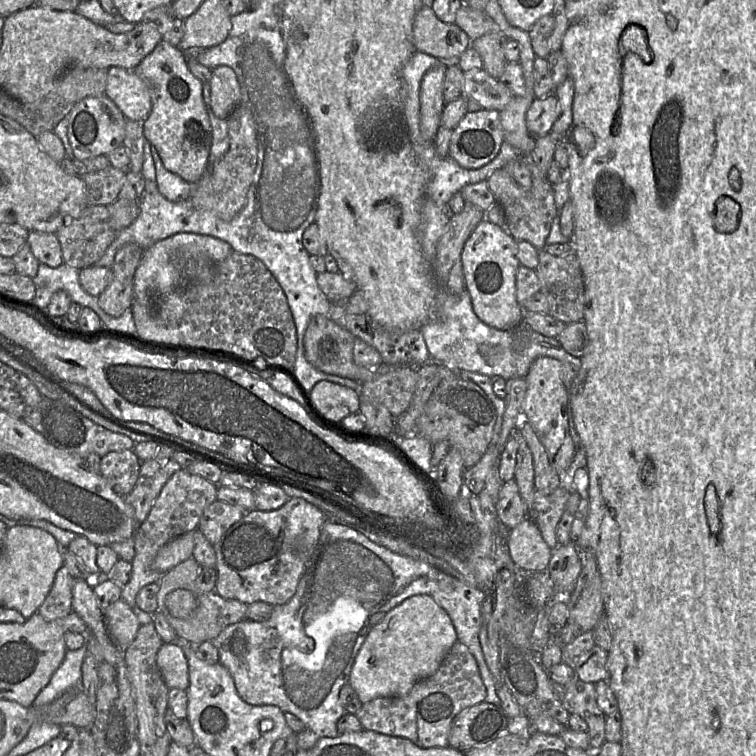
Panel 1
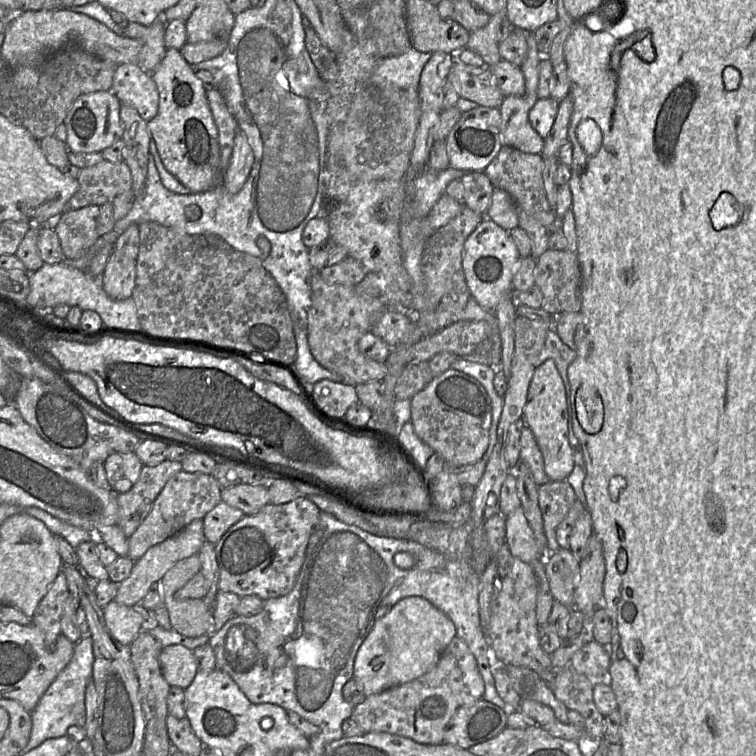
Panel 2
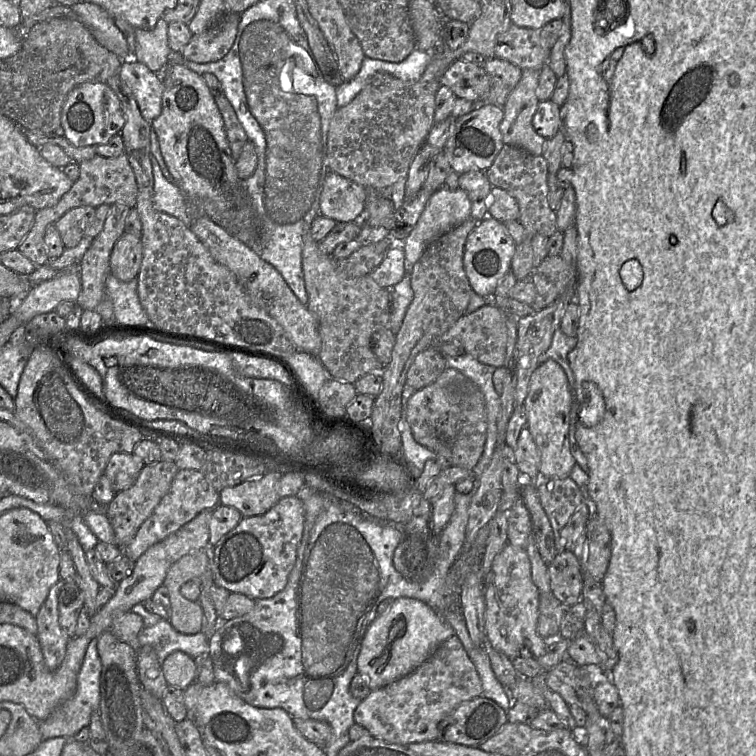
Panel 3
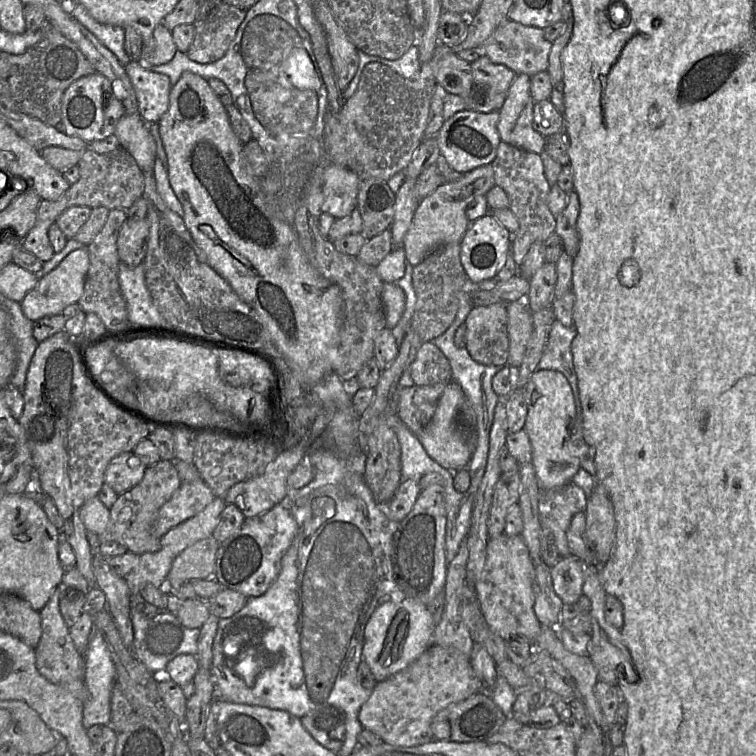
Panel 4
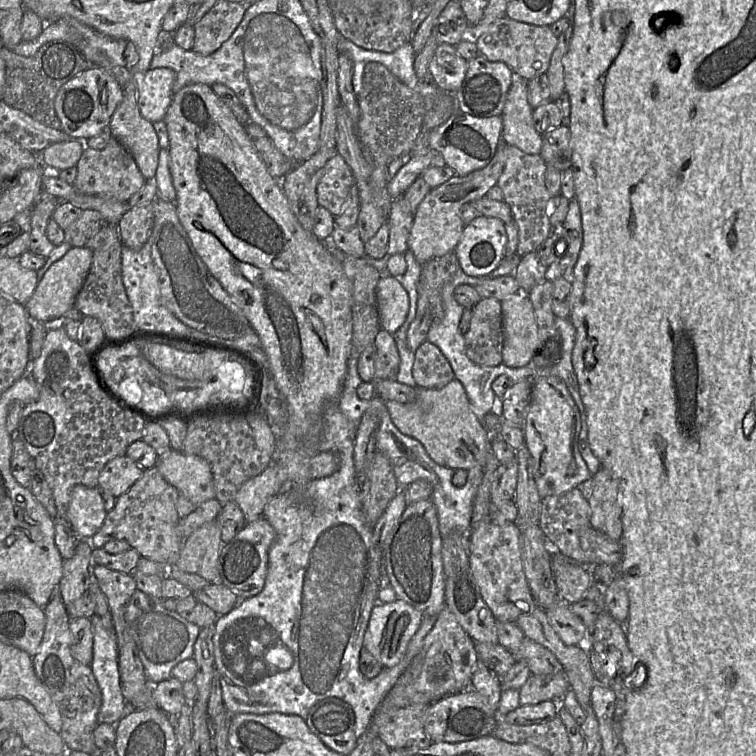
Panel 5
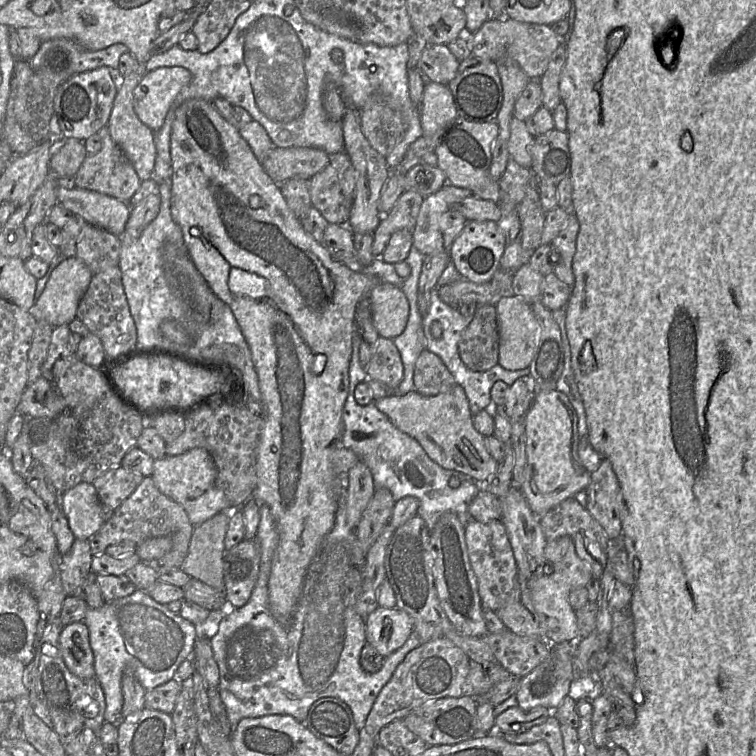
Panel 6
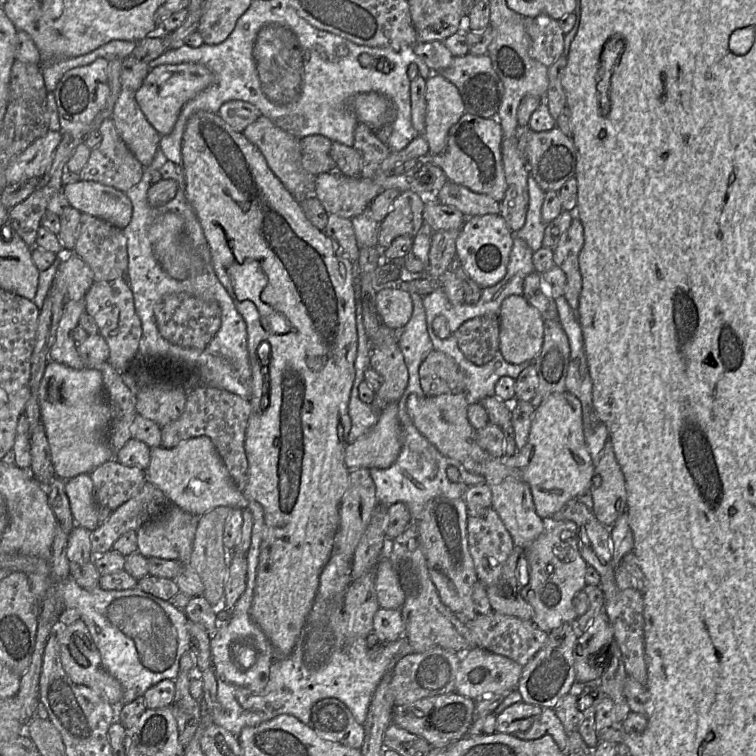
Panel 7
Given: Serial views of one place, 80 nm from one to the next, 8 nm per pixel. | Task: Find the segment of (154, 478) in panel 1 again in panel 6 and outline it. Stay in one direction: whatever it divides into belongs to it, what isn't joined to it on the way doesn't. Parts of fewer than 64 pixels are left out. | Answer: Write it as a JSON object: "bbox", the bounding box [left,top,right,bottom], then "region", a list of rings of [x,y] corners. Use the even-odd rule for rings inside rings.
{"bbox":[89,475,193,568],"region":[[[148,475],[113,510],[111,516],[105,520],[100,529],[89,538],[89,542],[92,553],[101,554],[109,545],[118,541],[131,540],[136,544],[140,544],[150,538],[170,536],[173,540],[172,549],[153,564],[181,568],[187,554],[193,526],[182,505],[163,493],[155,484],[152,476]]]}

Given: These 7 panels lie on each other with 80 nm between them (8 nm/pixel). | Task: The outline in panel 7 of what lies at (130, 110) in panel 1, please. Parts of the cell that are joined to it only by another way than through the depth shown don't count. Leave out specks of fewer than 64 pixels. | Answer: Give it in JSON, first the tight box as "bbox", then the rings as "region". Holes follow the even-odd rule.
{"bbox":[134,64,213,136],"region":[[[166,64],[150,68],[134,98],[147,121],[160,136],[172,132],[182,107],[213,82],[211,71],[202,64]]]}

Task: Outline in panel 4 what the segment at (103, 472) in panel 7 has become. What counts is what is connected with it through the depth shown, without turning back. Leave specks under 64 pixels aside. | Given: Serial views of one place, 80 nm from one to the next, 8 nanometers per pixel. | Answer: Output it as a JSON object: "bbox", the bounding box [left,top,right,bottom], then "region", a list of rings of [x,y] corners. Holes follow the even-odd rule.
{"bbox":[104,452,146,494],"region":[[[133,452],[121,453],[109,461],[104,482],[119,494],[137,485],[146,468],[144,462]]]}

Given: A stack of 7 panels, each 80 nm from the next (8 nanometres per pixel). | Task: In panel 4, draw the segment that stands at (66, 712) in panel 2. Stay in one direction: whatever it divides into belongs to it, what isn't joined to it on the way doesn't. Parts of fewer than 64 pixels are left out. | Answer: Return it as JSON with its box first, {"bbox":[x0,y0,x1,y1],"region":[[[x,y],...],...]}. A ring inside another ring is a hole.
{"bbox":[82,631,116,729],"region":[[[100,631],[93,635],[84,653],[84,681],[88,699],[83,704],[82,724],[85,729],[108,725],[111,718],[111,694],[116,682],[116,669]]]}

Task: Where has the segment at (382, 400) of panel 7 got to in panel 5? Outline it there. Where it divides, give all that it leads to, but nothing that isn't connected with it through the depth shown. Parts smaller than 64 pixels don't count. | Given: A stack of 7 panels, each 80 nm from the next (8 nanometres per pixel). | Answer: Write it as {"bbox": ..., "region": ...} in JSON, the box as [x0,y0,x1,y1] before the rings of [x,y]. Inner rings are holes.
{"bbox":[374,329,400,380],"region":[[[381,329],[374,343],[376,345],[375,380],[395,379],[400,366],[400,354],[393,334]]]}

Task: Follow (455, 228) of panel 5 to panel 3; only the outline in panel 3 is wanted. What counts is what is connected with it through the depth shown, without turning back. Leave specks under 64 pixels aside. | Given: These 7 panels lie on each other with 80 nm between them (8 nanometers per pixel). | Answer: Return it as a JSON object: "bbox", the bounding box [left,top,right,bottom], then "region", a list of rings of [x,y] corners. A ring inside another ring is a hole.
{"bbox":[404,189,471,264],"region":[[[437,189],[404,240],[405,260],[415,264],[433,241],[470,217],[471,201],[464,190]]]}

